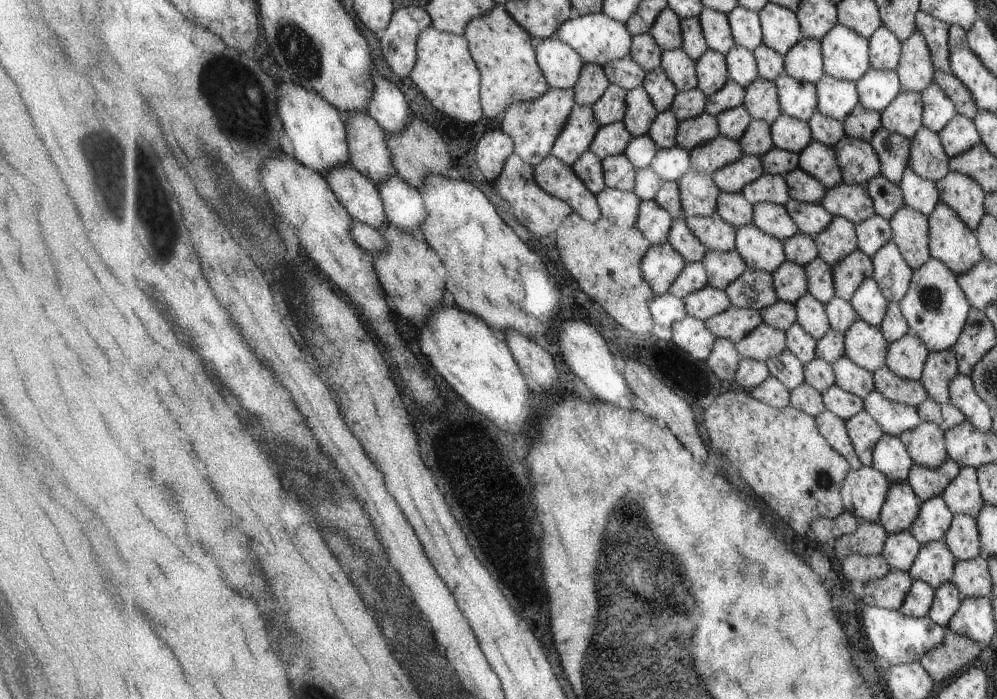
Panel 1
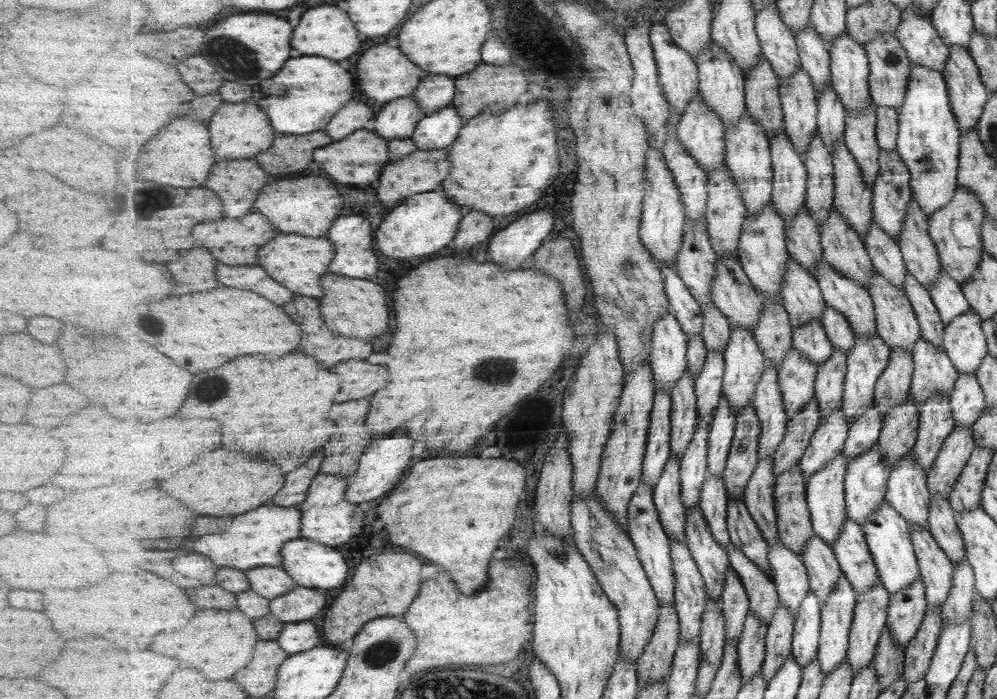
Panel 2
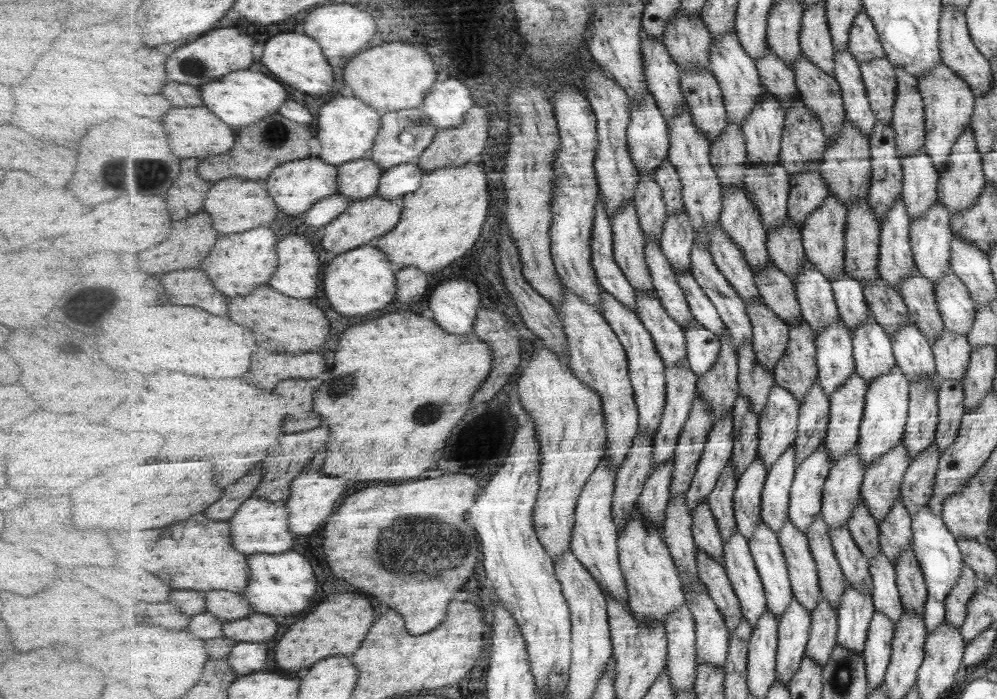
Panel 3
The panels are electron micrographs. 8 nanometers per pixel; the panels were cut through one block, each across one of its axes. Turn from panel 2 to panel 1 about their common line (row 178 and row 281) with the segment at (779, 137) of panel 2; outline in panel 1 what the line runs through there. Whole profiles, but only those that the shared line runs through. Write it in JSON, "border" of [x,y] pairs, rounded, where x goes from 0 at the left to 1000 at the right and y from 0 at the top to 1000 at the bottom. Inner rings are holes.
{"border":[[[789,371],[779,388],[774,389],[774,393],[783,429],[797,435],[810,419],[811,401],[805,379]]]}

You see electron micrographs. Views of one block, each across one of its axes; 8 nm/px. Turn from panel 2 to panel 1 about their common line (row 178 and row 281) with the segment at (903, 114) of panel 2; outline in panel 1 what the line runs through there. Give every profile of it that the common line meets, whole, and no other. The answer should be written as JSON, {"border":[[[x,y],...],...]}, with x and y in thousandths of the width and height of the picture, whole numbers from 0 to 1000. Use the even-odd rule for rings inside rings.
{"border":[[[934,371],[928,381],[920,385],[913,406],[913,416],[903,432],[905,448],[913,465],[913,475],[918,476],[939,505],[954,502],[966,478],[975,442],[969,418],[964,412],[961,392],[947,375]]]}

